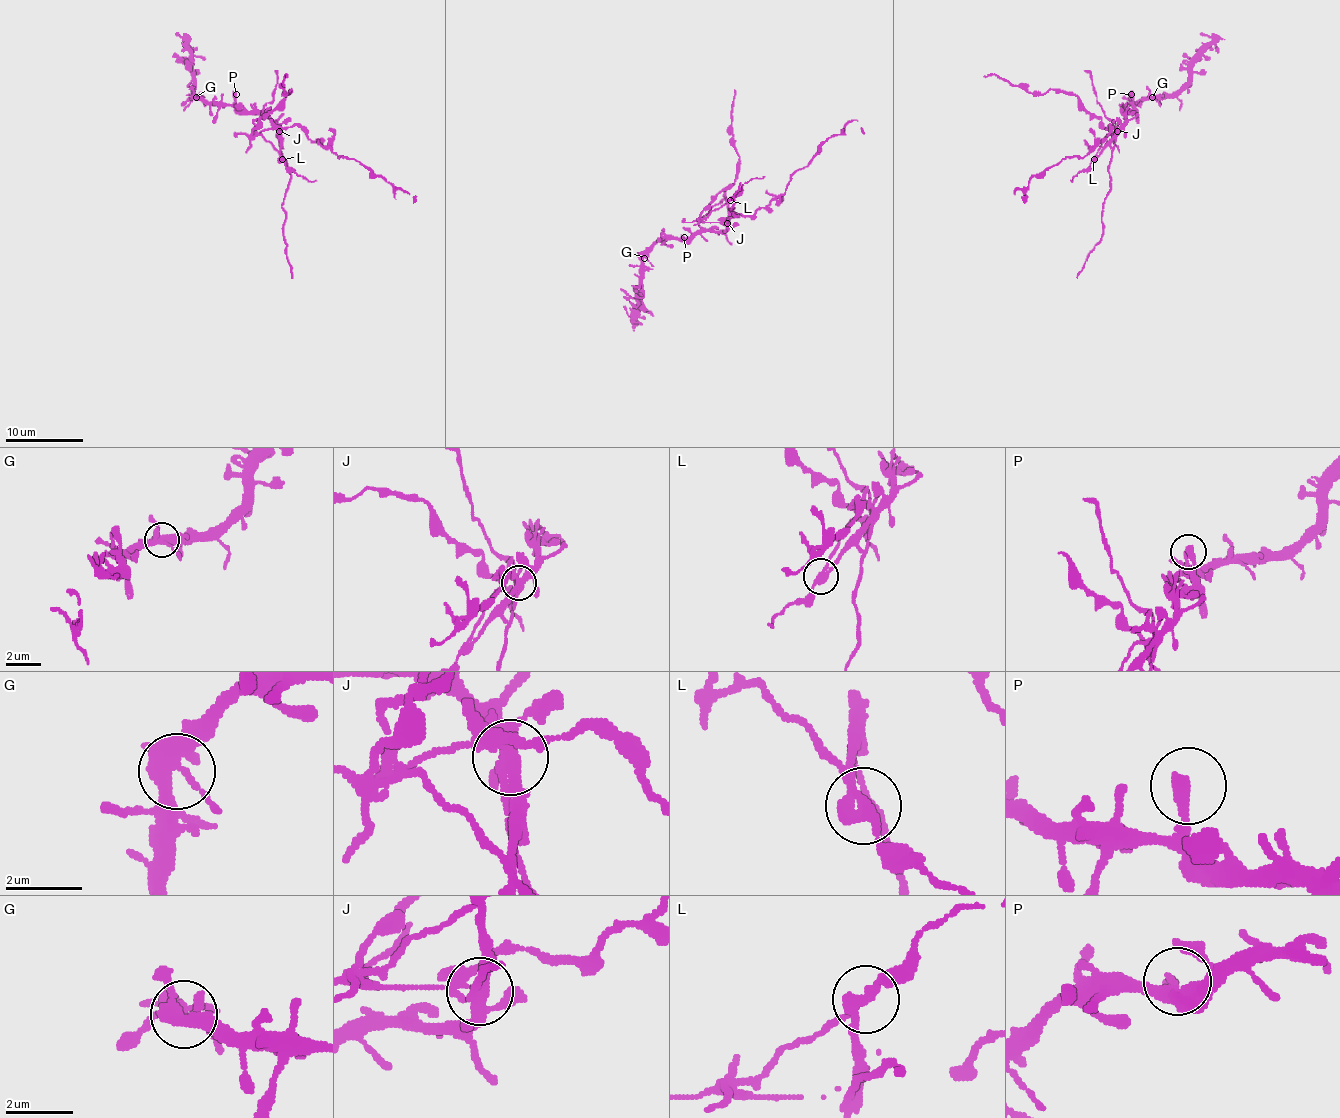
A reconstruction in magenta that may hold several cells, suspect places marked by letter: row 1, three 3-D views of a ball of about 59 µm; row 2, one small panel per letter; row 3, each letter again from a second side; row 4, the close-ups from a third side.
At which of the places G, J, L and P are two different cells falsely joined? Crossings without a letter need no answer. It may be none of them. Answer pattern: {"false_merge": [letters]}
{"false_merge": ["J", "L"]}

